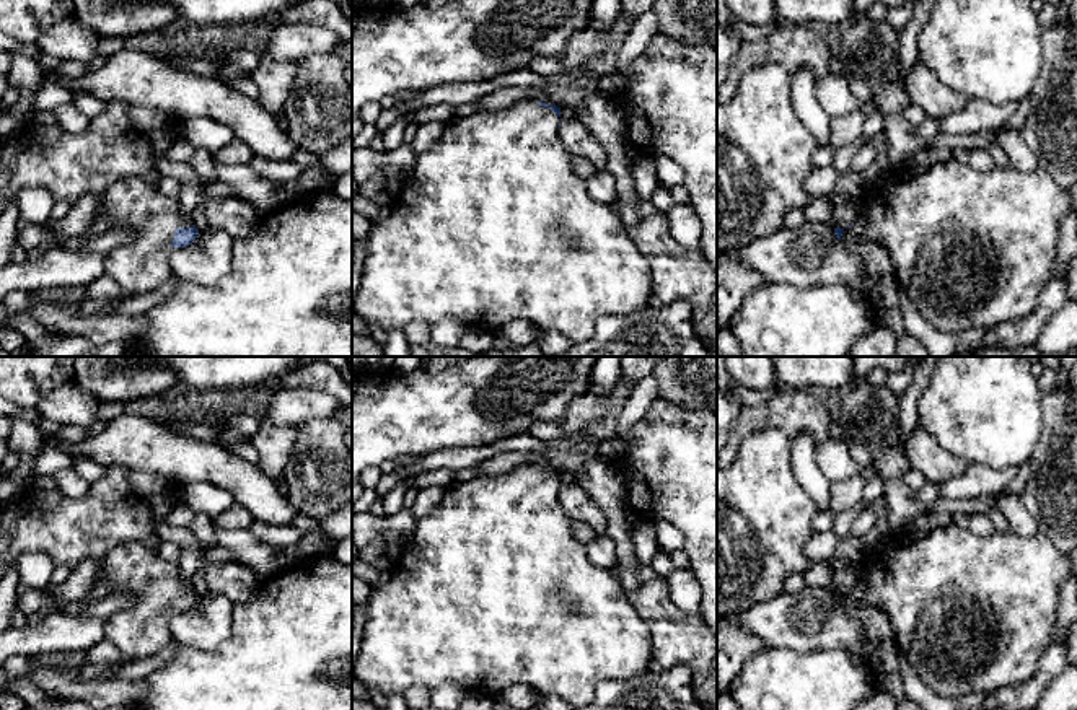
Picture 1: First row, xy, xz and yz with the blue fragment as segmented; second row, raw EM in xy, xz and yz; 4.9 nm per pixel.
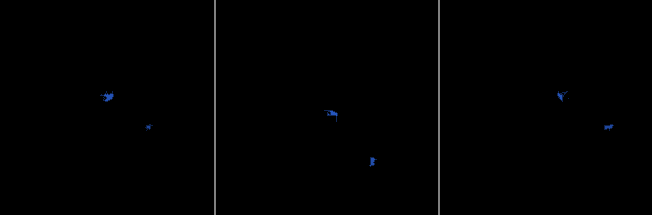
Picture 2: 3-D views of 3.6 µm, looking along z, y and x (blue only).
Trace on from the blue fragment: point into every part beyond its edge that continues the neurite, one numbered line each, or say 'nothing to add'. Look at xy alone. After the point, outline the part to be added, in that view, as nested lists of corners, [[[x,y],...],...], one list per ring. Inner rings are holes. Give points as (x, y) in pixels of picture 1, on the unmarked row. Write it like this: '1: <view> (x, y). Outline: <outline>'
1: xy (140, 631). Outline: [[[132,542],[109,550],[98,578],[106,580],[112,591],[137,598],[130,607],[112,612],[104,627],[104,638],[117,646],[122,660],[158,655],[174,642],[165,614],[176,593],[194,589],[178,565],[166,562],[158,550]]]

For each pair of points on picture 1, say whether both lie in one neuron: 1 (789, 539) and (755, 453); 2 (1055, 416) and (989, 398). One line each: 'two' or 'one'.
1: one
2: two

